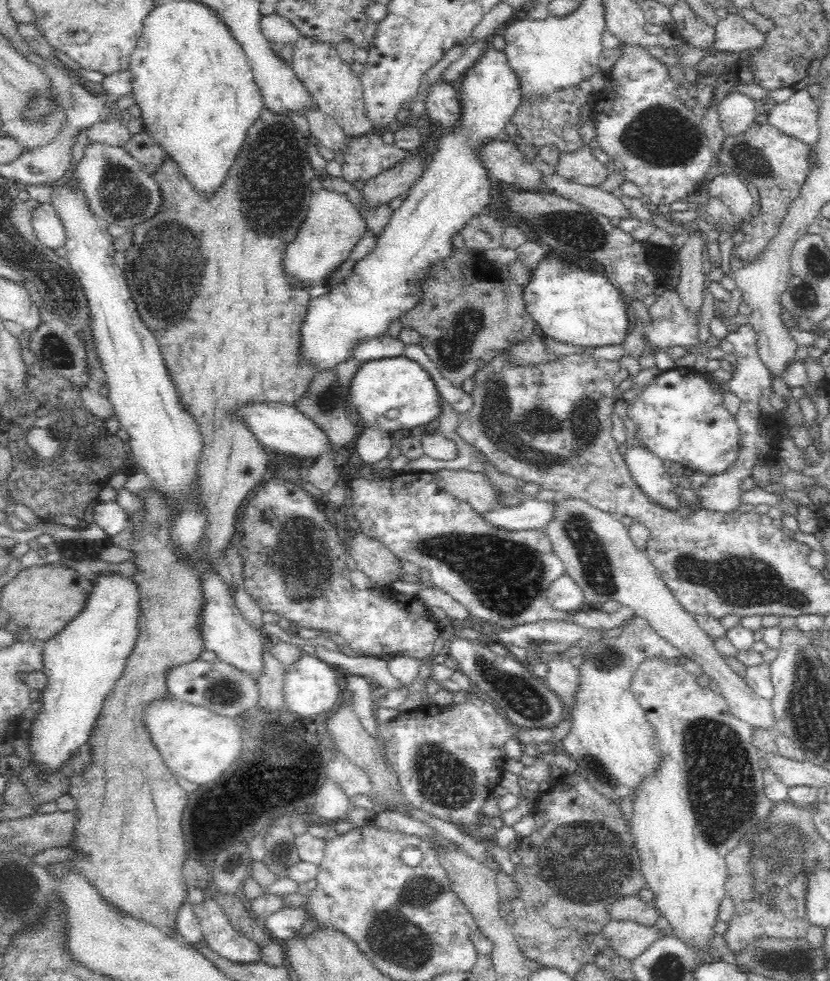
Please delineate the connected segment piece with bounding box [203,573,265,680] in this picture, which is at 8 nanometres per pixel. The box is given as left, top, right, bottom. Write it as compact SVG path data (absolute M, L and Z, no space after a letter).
M208 573L204 579L204 594L207 600L203 612L203 637L205 648L220 656L220 660L229 662L256 680L264 676L262 639L265 637L259 629L254 631L240 616L237 604L230 599L228 589L222 585L219 575Z

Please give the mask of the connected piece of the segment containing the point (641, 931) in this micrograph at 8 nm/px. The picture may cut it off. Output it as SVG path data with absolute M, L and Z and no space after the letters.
M616 920L610 921L603 928L603 935L615 954L630 962L646 952L658 938L657 931L653 928L642 927L634 922Z

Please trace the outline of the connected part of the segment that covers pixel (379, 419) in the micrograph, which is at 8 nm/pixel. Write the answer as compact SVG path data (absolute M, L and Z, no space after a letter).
M404 355L358 364L349 383L348 400L354 409L356 423L362 428L354 450L366 462L376 462L390 454L394 432L426 426L439 416L439 397L432 377Z

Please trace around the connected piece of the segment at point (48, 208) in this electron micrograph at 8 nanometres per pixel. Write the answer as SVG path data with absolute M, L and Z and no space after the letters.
M40 204L31 210L33 234L35 238L52 251L64 247L65 233L54 208L49 204Z

